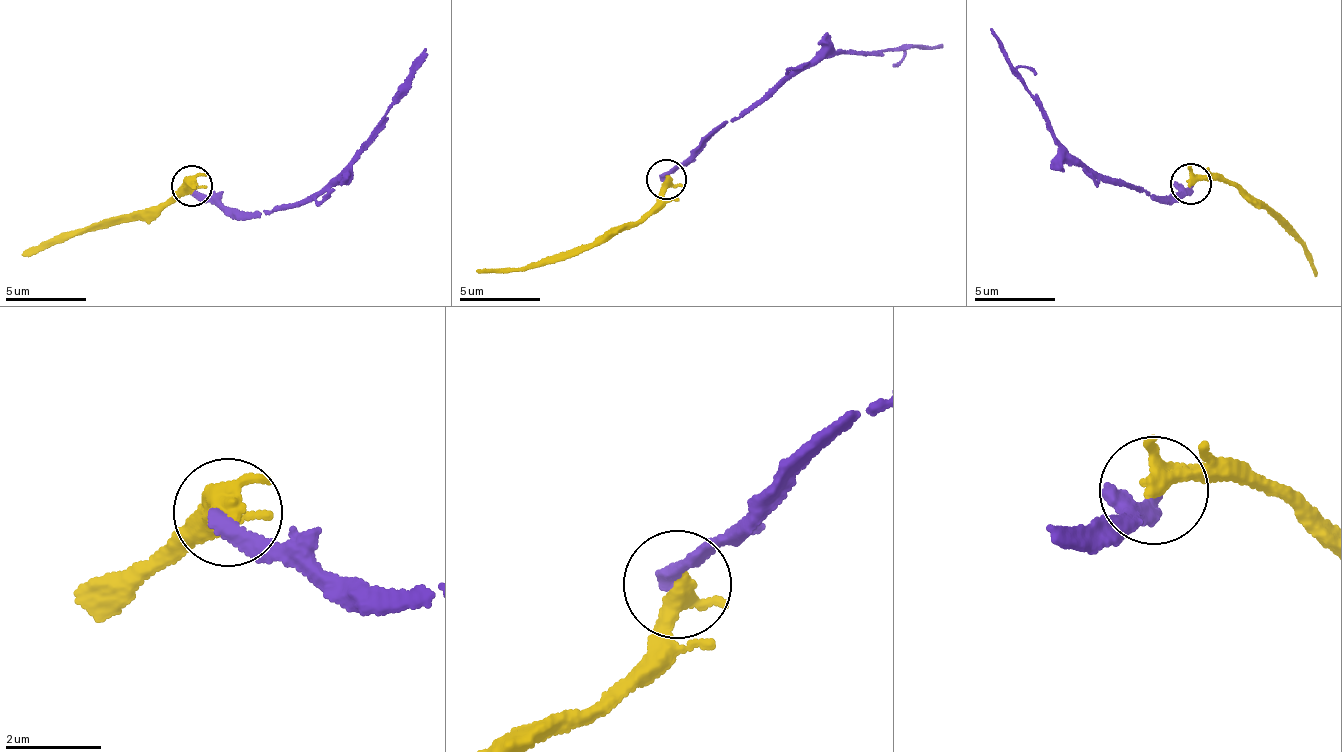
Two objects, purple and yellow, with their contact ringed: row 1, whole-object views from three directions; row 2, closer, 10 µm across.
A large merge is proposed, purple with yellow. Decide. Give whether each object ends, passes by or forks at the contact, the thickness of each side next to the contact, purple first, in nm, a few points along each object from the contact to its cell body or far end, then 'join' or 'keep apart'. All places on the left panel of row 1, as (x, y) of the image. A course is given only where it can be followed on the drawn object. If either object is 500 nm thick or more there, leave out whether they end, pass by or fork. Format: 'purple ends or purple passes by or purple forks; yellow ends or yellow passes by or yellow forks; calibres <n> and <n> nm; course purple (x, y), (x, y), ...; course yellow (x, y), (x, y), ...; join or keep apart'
purple ends; yellow passes by; calibres 260 and 300 nm; course purple (190, 184), (230, 207), (257, 213), (286, 209), (343, 181), (362, 150), (380, 128), (426, 49); course yellow (190, 184), (168, 202), (20, 253); keep apart

